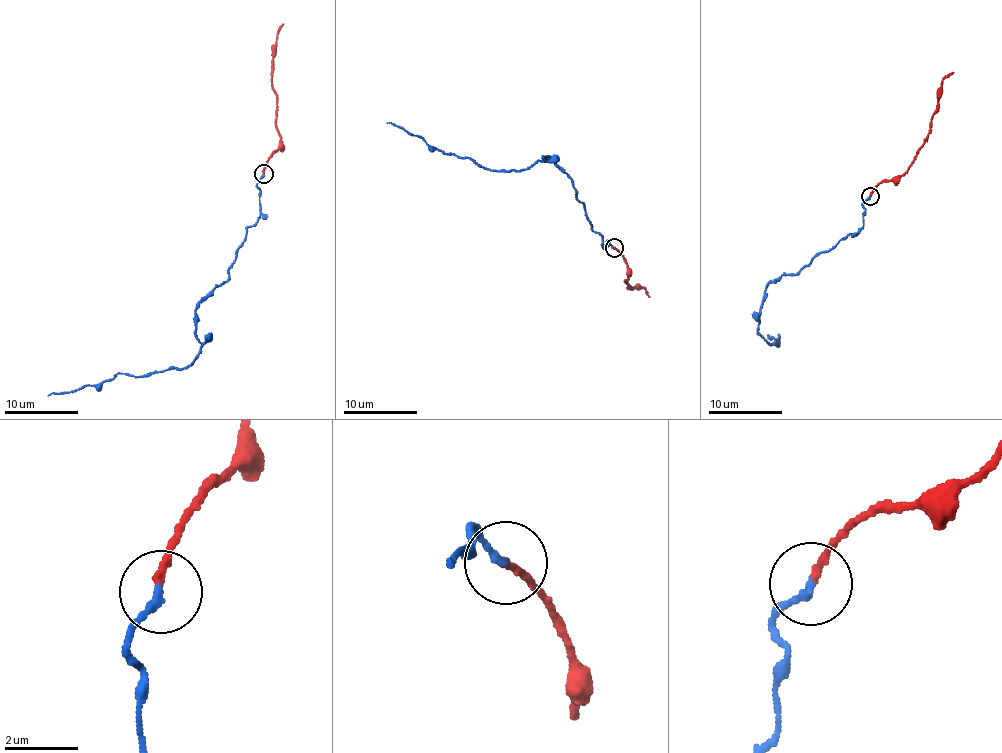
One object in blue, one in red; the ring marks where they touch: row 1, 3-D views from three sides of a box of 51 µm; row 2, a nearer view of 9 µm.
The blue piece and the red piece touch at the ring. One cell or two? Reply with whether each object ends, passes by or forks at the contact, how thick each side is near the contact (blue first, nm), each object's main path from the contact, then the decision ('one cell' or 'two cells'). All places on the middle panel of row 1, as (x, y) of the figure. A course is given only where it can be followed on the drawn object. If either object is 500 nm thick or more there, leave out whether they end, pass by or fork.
blue ends there; red ends there; 200 nm thick on the blue side, 180 nm on the other; blue runs (614, 248), (607, 241), (602, 249), (602, 235), (570, 176), (553, 158), (517, 171), (487, 170), (387, 122); red runs (614, 248), (622, 257), (630, 276), (625, 281), (630, 286), (628, 288), (638, 284), (650, 297); two cells

